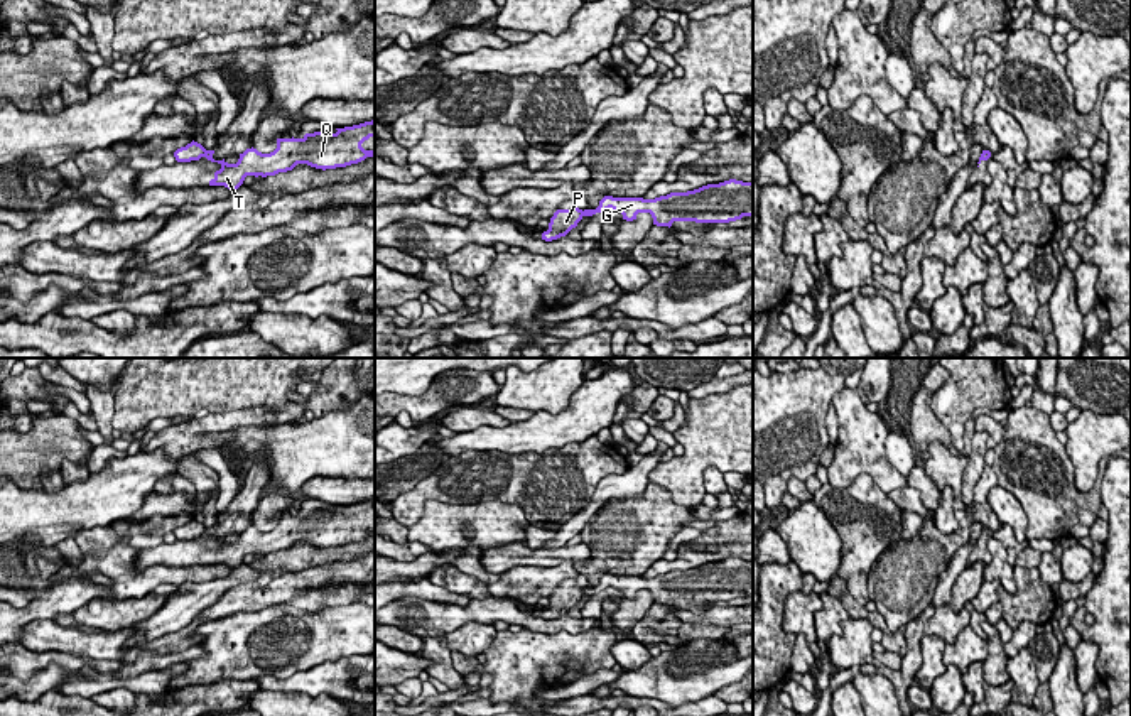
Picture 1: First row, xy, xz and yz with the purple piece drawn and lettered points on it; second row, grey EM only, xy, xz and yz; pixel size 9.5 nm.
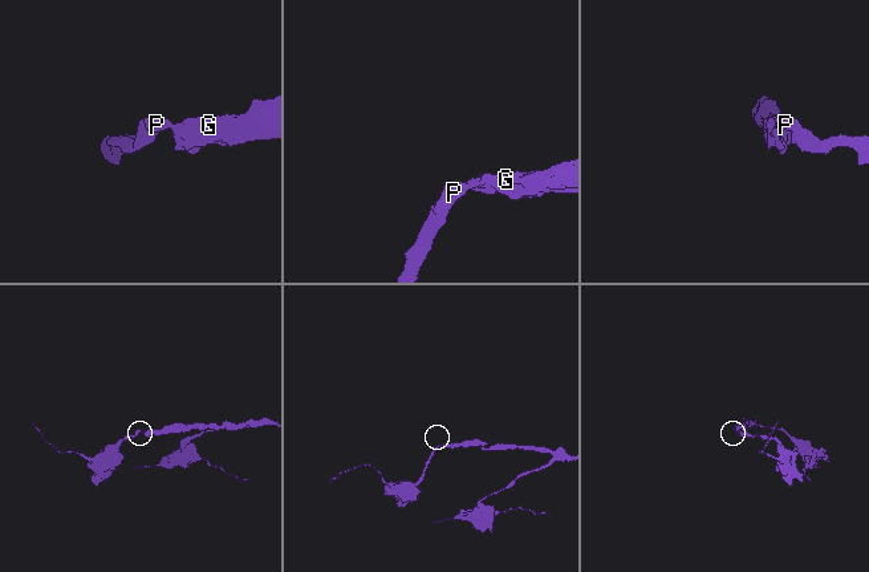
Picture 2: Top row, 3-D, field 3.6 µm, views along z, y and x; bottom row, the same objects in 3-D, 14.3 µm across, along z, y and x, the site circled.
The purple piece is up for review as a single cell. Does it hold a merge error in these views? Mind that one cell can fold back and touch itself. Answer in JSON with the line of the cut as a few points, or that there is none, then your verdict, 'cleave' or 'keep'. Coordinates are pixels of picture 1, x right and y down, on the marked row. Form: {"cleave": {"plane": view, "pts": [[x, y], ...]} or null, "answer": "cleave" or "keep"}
{"cleave": {"plane": "xy", "pts": [[206, 151], [203, 156]]}, "answer": "cleave"}

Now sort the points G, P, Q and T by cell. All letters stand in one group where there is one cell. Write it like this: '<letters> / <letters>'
G Q T / P

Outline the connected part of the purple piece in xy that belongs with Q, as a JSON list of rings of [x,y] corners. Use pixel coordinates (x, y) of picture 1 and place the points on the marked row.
[[[375,120],[336,130],[336,133],[306,133],[302,138],[277,138],[277,149],[270,154],[262,154],[253,147],[246,149],[236,164],[228,164],[225,159],[214,160],[214,150],[206,150],[204,157],[221,165],[209,186],[225,186],[233,191],[243,184],[246,176],[275,176],[292,171],[297,164],[326,171],[358,164],[375,155],[375,150],[361,147],[365,140],[375,137]]]

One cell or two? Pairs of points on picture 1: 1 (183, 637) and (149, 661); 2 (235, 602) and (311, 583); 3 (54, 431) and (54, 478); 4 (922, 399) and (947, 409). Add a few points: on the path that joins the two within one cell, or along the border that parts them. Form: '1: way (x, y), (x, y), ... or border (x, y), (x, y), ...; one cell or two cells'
1: border (200, 642), (122, 661); two cells
2: way (254, 596), (272, 595), (292, 583); one cell
3: border (41, 468), (58, 471); two cells
4: border (929, 397), (929, 407), (951, 436); two cells

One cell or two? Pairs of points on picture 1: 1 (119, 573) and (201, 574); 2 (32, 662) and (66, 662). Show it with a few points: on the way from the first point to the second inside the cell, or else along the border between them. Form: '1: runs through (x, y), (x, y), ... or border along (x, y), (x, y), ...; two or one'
1: runs through (139, 580), (156, 574), (181, 574); one
2: runs through (41, 661), (58, 659); one

